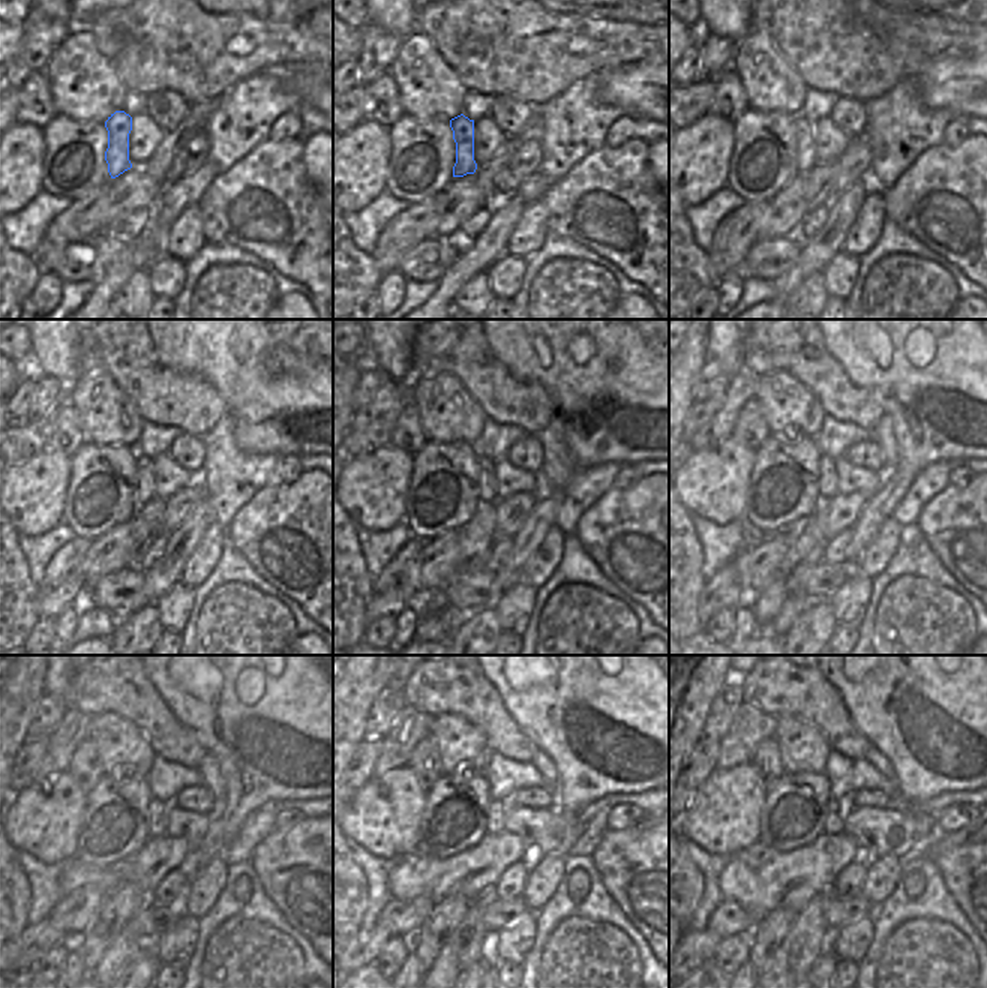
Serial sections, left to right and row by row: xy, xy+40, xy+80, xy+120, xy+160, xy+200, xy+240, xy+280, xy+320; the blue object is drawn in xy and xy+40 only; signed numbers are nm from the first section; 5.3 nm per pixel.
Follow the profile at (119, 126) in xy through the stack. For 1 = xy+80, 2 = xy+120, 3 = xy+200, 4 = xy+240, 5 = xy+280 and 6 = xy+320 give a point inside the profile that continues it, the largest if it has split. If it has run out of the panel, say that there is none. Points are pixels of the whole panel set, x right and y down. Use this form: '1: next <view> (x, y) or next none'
1: next xy+80 (803, 128)
2: next xy+120 (147, 486)
3: next xy+200 (827, 474)
4: next xy+240 (156, 808)
5: next xy+280 (495, 811)
6: next xy+320 (837, 810)

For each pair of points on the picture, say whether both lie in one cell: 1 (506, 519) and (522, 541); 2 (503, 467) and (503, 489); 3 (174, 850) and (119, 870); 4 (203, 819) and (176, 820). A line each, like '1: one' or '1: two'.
1: two
2: one
3: one
4: one

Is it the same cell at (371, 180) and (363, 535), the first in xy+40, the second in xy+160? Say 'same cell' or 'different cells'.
different cells

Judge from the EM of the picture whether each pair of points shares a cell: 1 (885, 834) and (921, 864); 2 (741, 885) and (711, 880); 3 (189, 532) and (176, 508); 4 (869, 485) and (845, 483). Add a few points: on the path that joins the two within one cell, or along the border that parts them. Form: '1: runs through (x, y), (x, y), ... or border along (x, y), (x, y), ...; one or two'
1: border along (911, 853), (903, 858); two
2: border along (729, 858), (720, 874), (722, 898); two
3: border along (203, 496), (189, 514), (165, 534); two
4: runs through (863, 485), (851, 485); one

